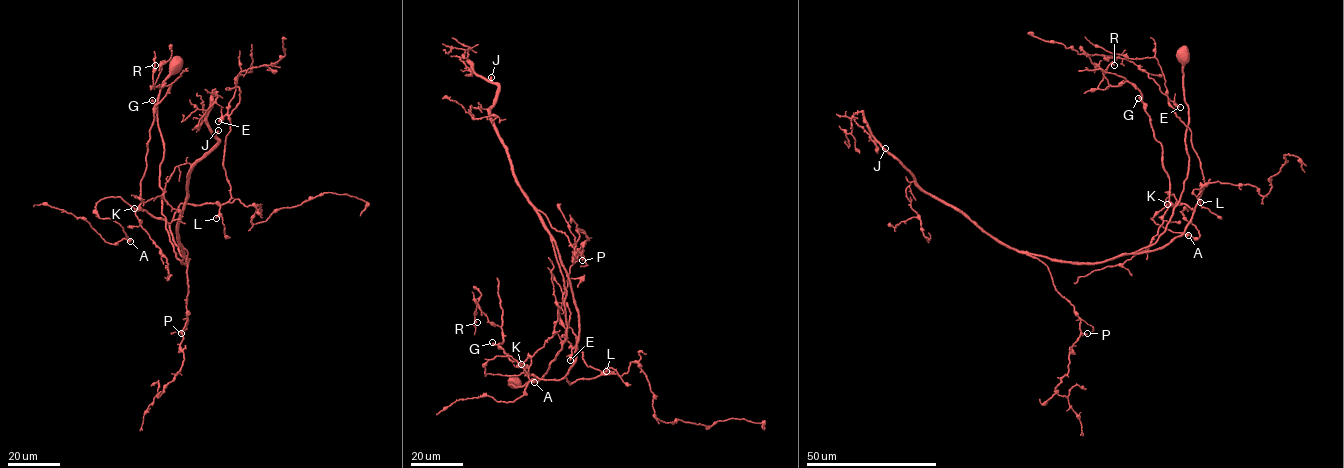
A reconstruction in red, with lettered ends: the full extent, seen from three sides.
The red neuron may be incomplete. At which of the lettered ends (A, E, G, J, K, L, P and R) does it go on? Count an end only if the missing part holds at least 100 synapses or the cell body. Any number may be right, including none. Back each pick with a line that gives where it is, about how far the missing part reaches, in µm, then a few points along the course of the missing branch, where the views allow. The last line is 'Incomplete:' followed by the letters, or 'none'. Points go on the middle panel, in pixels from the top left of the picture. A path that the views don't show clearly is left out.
J: (491, 77) | 130 µm | (491, 77), (504, 68), (486, 130), (448, 194), (443, 231), (439, 235), (422, 229)
Incomplete: J

